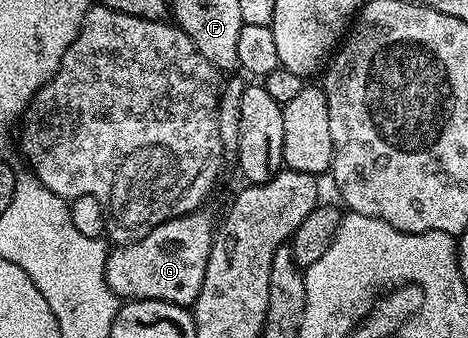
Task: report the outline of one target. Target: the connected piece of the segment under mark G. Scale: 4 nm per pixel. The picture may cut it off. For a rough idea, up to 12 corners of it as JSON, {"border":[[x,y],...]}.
{"border":[[206,209],[115,246],[106,280],[126,301],[189,308],[216,219]]}

